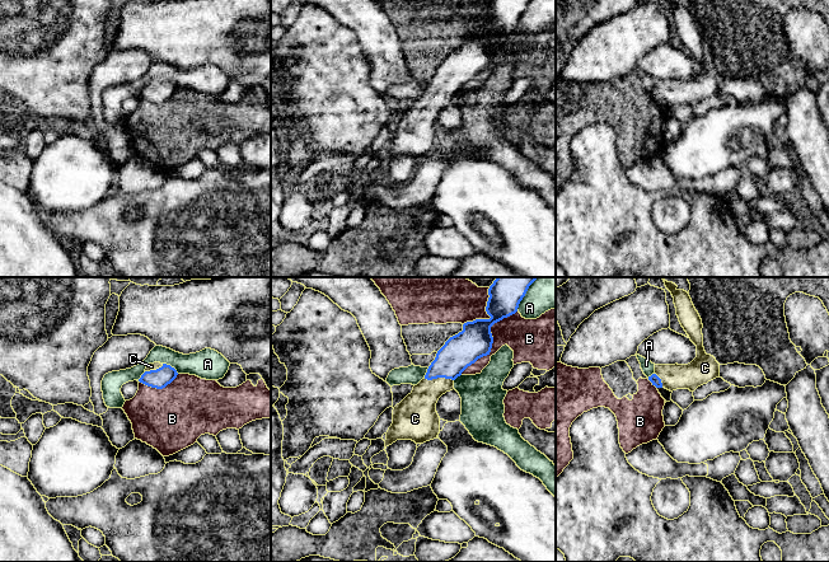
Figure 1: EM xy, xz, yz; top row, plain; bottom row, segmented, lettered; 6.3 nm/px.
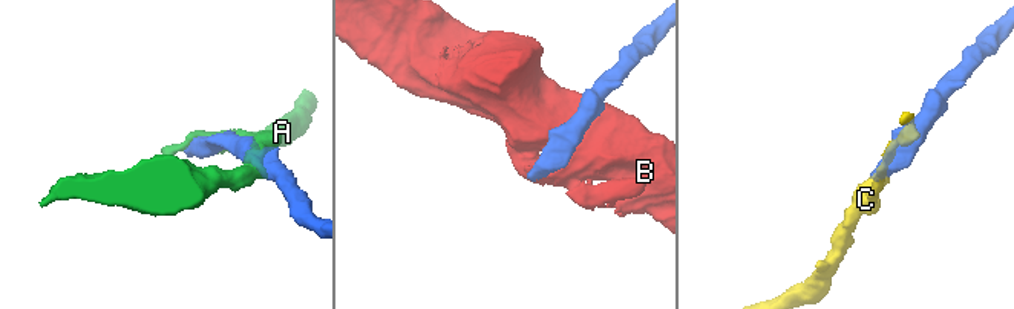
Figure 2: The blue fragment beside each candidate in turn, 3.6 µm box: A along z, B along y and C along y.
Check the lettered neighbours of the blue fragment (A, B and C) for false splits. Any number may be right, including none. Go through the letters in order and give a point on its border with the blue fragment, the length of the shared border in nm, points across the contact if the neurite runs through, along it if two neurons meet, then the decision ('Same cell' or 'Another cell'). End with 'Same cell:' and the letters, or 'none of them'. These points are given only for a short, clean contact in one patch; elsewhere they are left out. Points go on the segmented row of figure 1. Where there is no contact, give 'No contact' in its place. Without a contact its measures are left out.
A: Touches blue at xy (171, 366). Shared border 120 nm. Another cell
B: Touches blue at xz (492, 341). Shared border 550 nm. Another cell
C: Touches blue at xz (439, 376). Shared border 190 nm. Path across: xz (464, 349), (439, 376), (425, 394), (417, 410). Same cell
Same cell: C

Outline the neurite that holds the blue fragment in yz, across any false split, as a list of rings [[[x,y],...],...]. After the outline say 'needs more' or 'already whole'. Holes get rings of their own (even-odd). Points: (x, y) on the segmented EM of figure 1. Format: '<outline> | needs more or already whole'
[[[662,280],[674,298],[676,315],[682,327],[697,346],[697,357],[688,365],[655,365],[655,373],[648,376],[648,380],[656,388],[665,388],[670,392],[676,389],[694,392],[698,387],[720,378],[720,364],[704,351],[702,319],[689,294],[684,290],[678,290],[675,284]]] | needs more

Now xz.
[[[497,277],[488,289],[488,301],[486,306],[490,319],[476,319],[463,324],[463,331],[450,337],[437,351],[435,360],[427,369],[425,378],[413,387],[399,404],[393,409],[393,423],[387,432],[385,449],[397,440],[412,440],[423,444],[434,440],[440,432],[440,417],[436,412],[439,398],[454,389],[454,380],[474,364],[478,359],[490,355],[493,337],[491,327],[517,312],[519,304],[525,296],[529,286],[538,277]]] | needs more

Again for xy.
[[[154,362],[146,366],[139,381],[151,388],[163,389],[170,384],[177,375],[177,370],[170,365]]] | needs more

